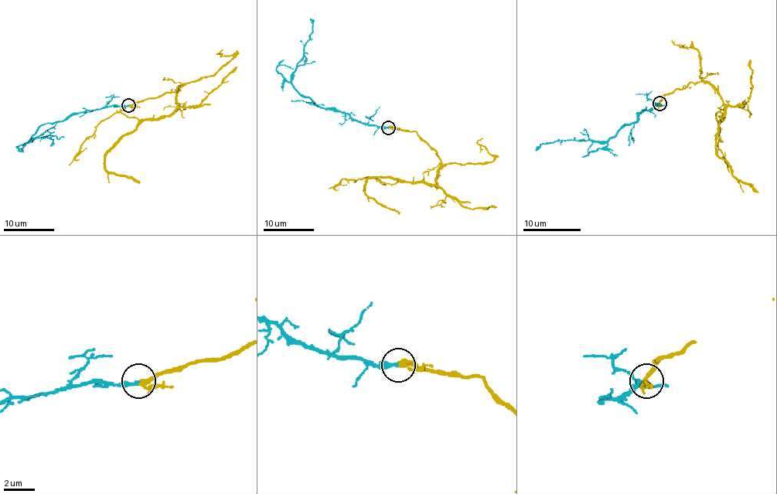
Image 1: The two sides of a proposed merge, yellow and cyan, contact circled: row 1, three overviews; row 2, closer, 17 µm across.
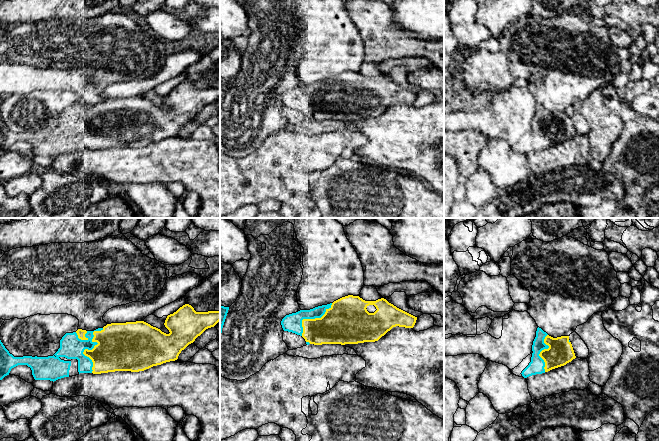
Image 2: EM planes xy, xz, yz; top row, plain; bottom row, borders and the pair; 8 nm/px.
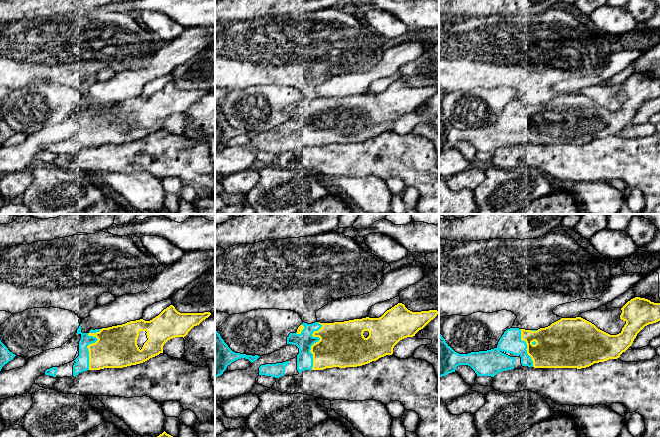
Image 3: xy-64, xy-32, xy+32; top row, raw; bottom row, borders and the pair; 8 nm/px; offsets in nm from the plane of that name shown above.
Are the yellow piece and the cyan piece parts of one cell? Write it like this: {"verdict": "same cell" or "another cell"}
{"verdict": "same cell"}

